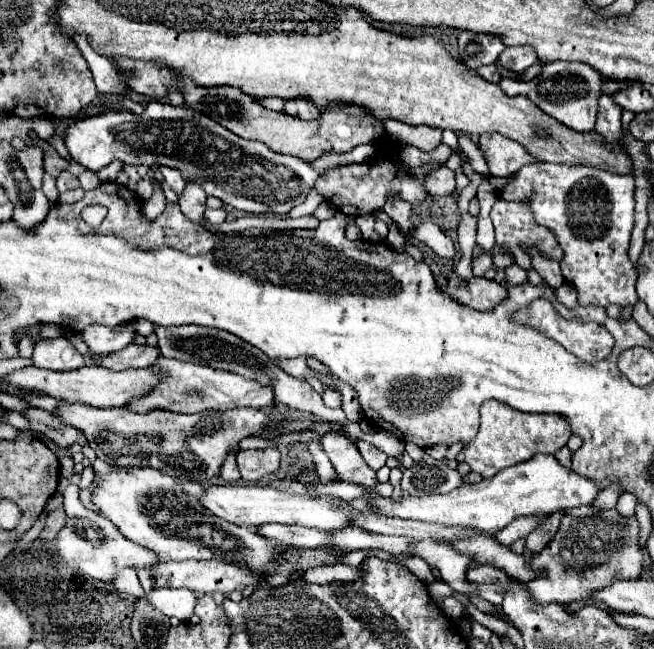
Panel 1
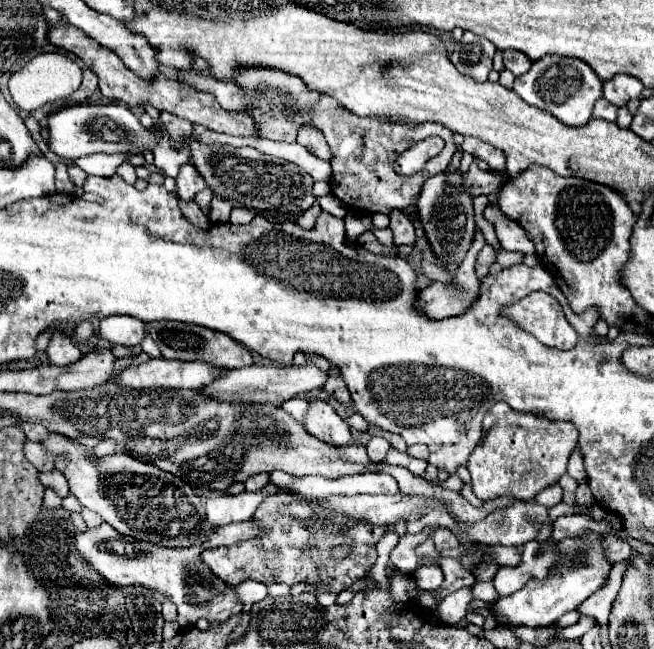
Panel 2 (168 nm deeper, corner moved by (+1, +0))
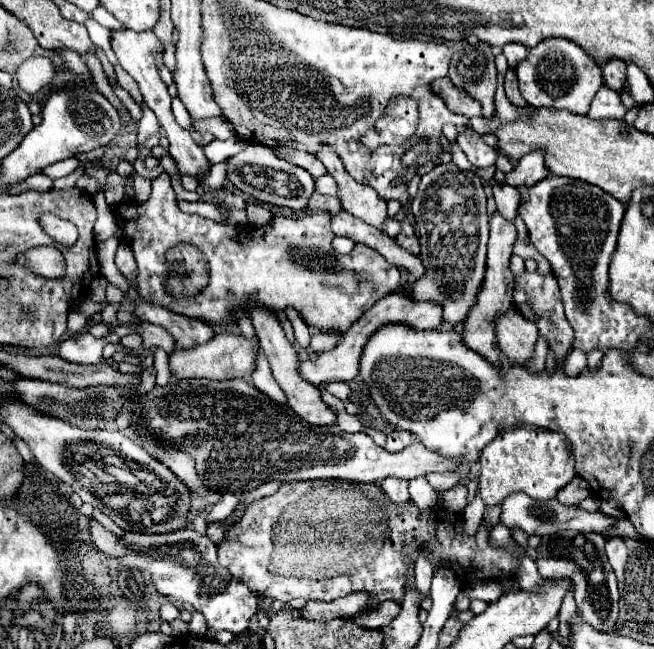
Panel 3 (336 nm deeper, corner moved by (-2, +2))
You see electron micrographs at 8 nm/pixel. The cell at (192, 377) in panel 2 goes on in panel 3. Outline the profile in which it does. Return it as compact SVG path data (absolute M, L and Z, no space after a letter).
M217 333L203 345L189 351L175 351L169 355L169 369L173 379L249 379L255 371L255 357L259 351L257 339L247 339L235 333Z

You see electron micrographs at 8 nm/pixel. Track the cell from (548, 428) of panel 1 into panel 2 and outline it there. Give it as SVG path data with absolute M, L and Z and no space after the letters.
M502 401L494 403L488 409L482 427L484 427L482 441L470 453L468 465L466 465L472 475L472 489L474 489L476 497L482 501L496 499L500 495L512 495L516 499L526 499L526 501L534 499L536 493L540 493L548 485L558 483L558 479L566 473L568 457L578 441L578 429L570 421L550 421L550 419L542 419L534 413L518 413Z

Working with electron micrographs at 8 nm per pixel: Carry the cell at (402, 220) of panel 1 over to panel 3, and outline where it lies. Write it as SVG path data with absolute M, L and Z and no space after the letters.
M403 221L401 225L403 225L403 229L401 229L401 233L397 235L395 241L397 241L399 247L403 247L405 251L409 251L409 253L413 253L413 255L419 255L419 239L417 239L411 223L409 223L409 221Z

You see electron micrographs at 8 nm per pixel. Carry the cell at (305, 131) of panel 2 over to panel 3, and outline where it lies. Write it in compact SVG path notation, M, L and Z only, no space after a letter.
M327 145L321 147L321 151L317 153L317 159L325 165L327 173L335 179L337 199L341 201L343 211L359 217L361 221L377 227L379 231L383 231L383 221L389 219L385 199L381 199L377 195L377 191L373 191L373 187L365 187L365 185L357 183L355 179L351 179L349 173L345 171L341 159L333 151L333 147L327 147Z

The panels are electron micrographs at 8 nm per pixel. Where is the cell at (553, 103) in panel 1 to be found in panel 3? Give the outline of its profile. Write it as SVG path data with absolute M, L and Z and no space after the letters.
M553 37L543 39L537 47L529 49L527 57L515 67L519 91L531 107L547 107L547 109L563 109L575 115L585 115L589 111L589 103L603 85L601 67L591 59L587 51L577 47L571 39Z

